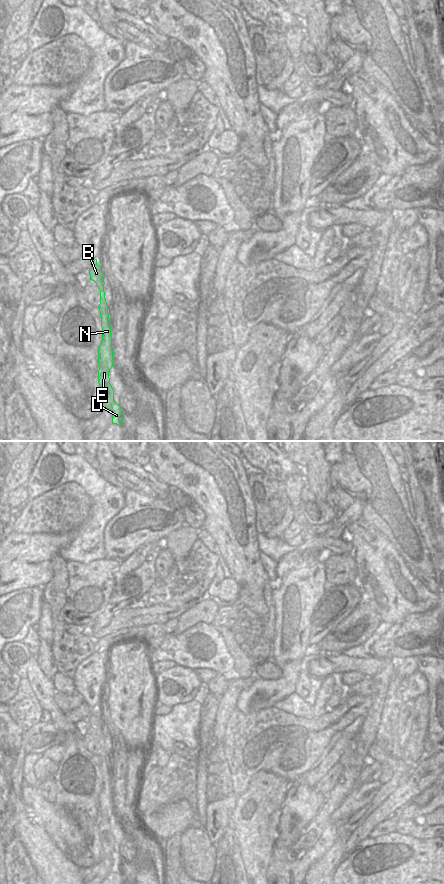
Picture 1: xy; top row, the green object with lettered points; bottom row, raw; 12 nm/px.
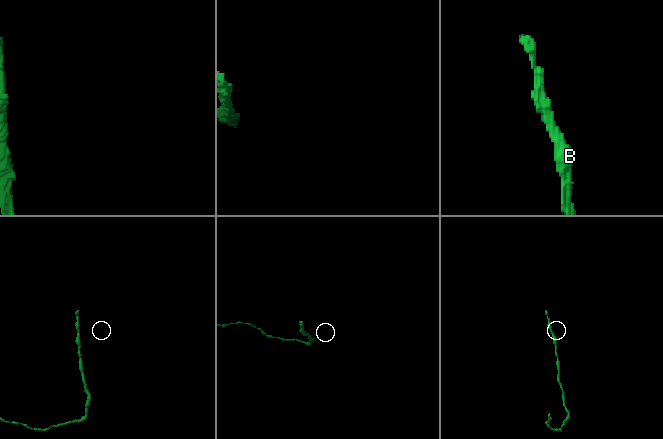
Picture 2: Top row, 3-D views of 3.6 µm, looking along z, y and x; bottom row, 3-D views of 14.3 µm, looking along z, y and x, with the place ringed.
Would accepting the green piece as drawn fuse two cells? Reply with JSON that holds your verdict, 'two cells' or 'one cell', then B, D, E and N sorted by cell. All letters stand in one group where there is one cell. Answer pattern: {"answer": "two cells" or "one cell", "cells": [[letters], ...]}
{"answer": "one cell", "cells": [["B", "D", "E", "N"]]}

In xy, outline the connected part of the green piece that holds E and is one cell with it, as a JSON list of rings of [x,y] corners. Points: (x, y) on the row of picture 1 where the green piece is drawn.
[[[97,259],[92,261],[89,268],[90,280],[97,284],[100,290],[100,304],[98,309],[101,317],[102,341],[98,347],[98,384],[102,397],[102,409],[110,409],[112,411],[112,424],[124,426],[124,413],[114,400],[114,390],[110,384],[109,371],[115,366],[113,359],[111,325],[109,321],[108,304],[104,292],[104,277],[102,266],[97,264]]]

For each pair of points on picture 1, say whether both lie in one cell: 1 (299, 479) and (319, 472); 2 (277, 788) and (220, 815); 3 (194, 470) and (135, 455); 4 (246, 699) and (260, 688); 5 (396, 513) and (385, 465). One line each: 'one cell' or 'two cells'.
1: two cells
2: two cells
3: two cells
4: one cell
5: one cell

